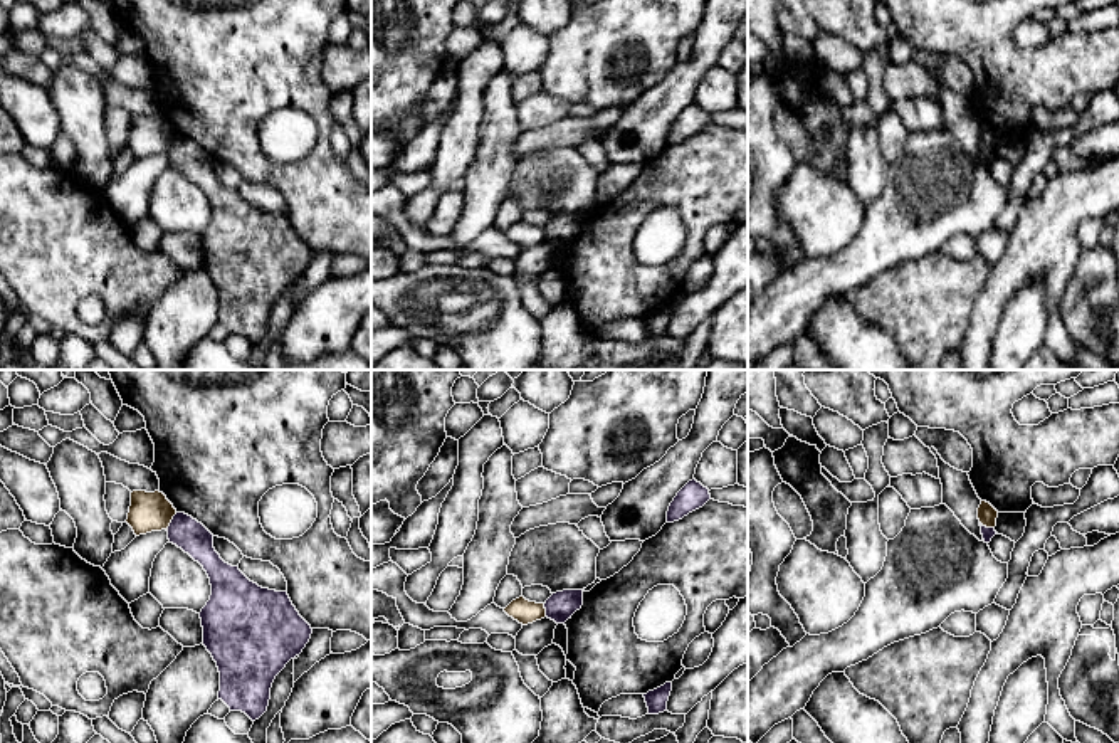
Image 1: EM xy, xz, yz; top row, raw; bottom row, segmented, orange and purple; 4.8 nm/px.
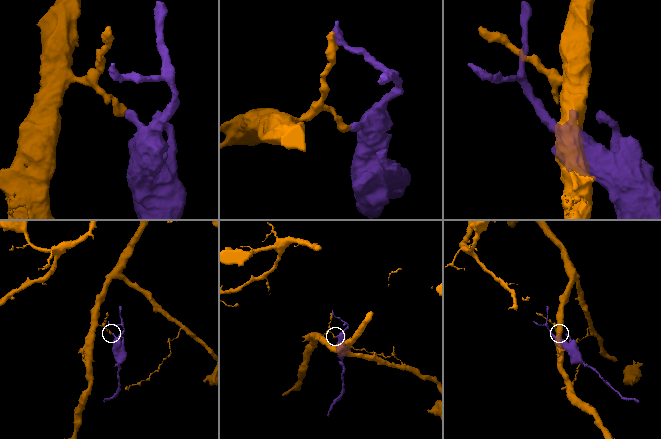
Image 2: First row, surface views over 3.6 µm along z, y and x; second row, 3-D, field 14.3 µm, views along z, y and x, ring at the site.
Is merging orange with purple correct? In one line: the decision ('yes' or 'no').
no

